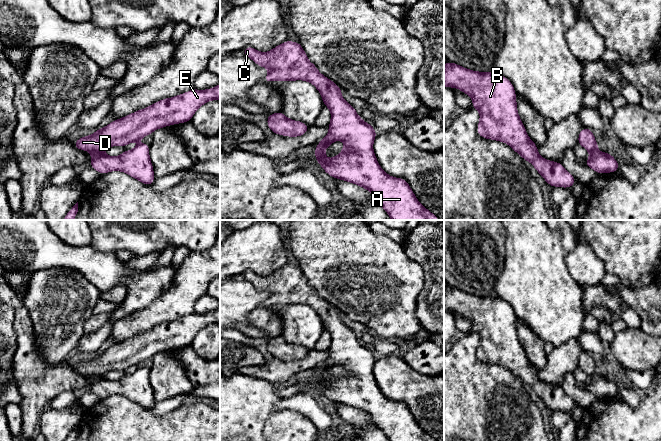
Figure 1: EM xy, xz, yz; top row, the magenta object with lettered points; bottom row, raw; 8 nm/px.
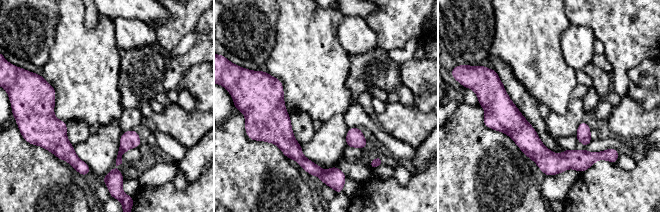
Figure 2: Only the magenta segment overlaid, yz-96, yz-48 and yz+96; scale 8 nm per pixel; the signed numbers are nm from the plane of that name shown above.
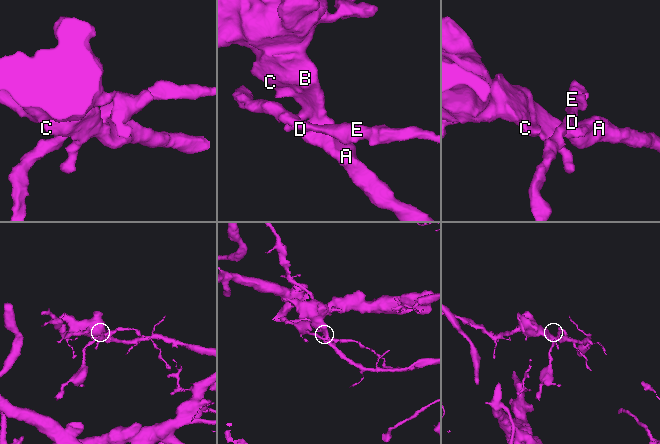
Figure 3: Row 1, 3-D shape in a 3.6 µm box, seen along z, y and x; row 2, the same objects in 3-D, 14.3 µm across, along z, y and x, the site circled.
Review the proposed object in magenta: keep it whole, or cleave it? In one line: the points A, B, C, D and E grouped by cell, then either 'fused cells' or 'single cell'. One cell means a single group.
A B C / D E; fused cells

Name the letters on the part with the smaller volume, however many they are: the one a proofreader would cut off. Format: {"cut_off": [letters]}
{"cut_off": ["D", "E"]}

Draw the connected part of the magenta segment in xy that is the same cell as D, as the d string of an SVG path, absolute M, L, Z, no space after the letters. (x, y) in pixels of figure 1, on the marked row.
M220 84L206 90L193 88L175 97L162 99L110 122L89 136L80 137L73 146L89 153L99 153L111 146L126 146L152 134L156 129L190 122L195 112L211 100L220 101Z

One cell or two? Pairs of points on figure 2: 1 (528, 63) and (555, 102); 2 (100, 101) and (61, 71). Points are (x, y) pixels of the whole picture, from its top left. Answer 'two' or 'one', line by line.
1: one
2: one

